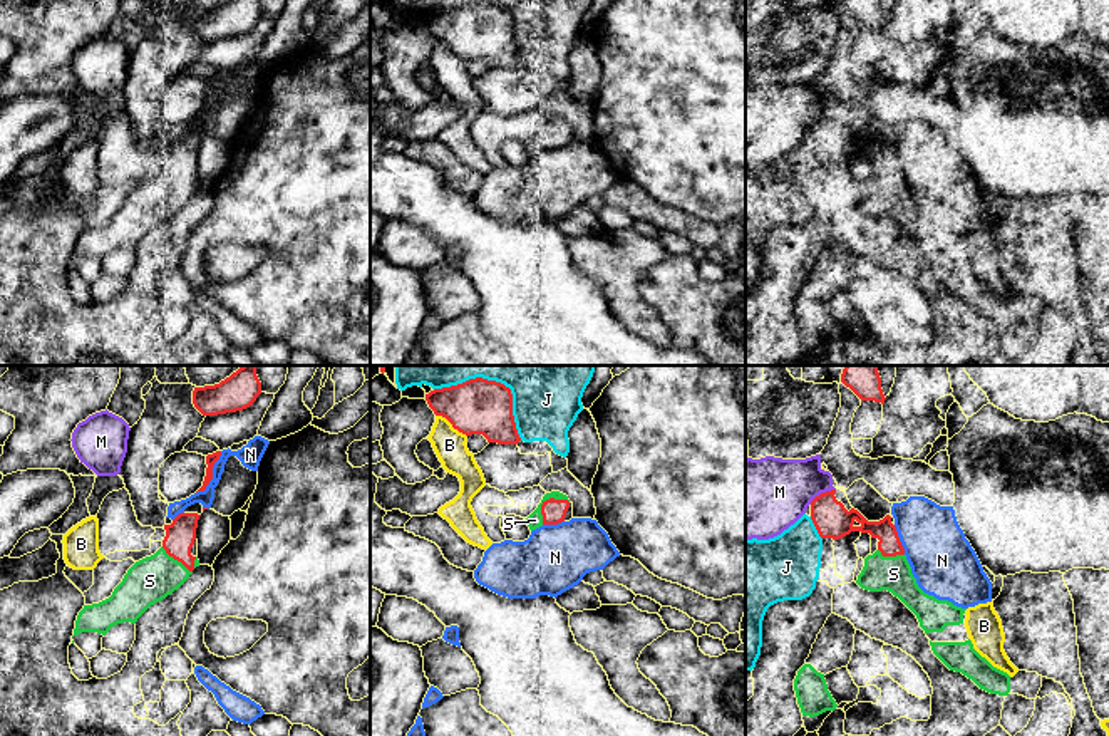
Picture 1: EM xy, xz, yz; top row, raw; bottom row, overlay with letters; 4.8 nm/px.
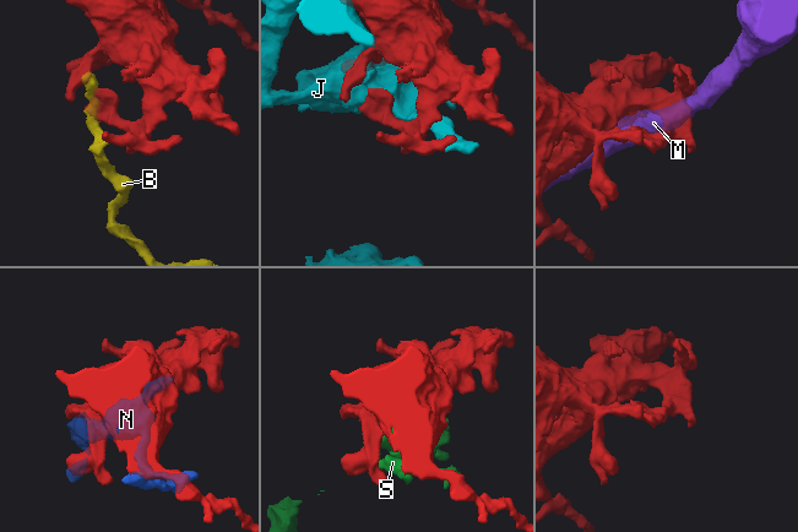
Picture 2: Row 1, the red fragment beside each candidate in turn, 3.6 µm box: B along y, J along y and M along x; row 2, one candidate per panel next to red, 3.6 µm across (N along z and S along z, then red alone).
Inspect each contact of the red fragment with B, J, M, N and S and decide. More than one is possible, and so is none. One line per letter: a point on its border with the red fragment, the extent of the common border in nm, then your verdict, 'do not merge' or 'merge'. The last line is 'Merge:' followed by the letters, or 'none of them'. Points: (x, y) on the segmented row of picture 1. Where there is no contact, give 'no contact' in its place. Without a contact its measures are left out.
B: xz (451, 423) | 190 nm | do not merge
J: xz (498, 383) | 500 nm | do not merge
M: yz (821, 493) | 150 nm | do not merge
N: xy (211, 475) | 240 nm | do not merge
S: xz (545, 502) | 180 nm | merge
Merge: S

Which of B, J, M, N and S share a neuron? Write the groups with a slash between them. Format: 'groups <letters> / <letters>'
groups B / J / M / N / S

